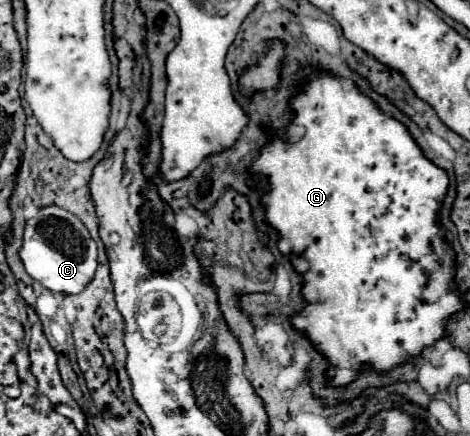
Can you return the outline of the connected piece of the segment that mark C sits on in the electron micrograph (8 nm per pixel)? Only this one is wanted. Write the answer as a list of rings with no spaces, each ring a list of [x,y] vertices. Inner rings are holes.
[[[57,205],[39,207],[37,217],[25,223],[19,257],[35,281],[57,293],[81,293],[97,269],[97,245],[87,227],[73,213]]]

